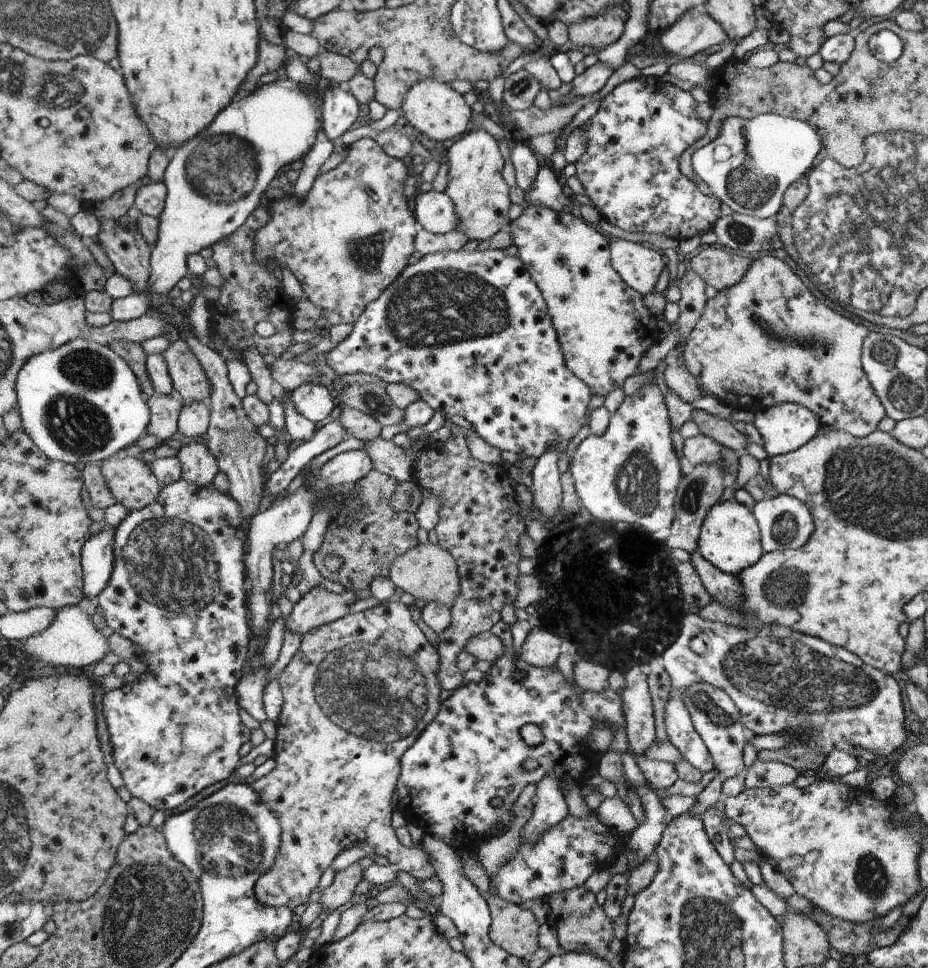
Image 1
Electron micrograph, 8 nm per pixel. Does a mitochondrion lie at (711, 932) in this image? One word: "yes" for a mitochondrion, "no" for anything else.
yes

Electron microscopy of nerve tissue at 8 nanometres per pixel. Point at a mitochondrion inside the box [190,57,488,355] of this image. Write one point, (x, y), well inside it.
(366, 253)

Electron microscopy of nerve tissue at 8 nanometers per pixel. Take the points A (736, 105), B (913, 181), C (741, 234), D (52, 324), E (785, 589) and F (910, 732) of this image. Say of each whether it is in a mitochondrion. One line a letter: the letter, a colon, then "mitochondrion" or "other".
A: other
B: mitochondrion
C: mitochondrion
D: other
E: mitochondrion
F: other

